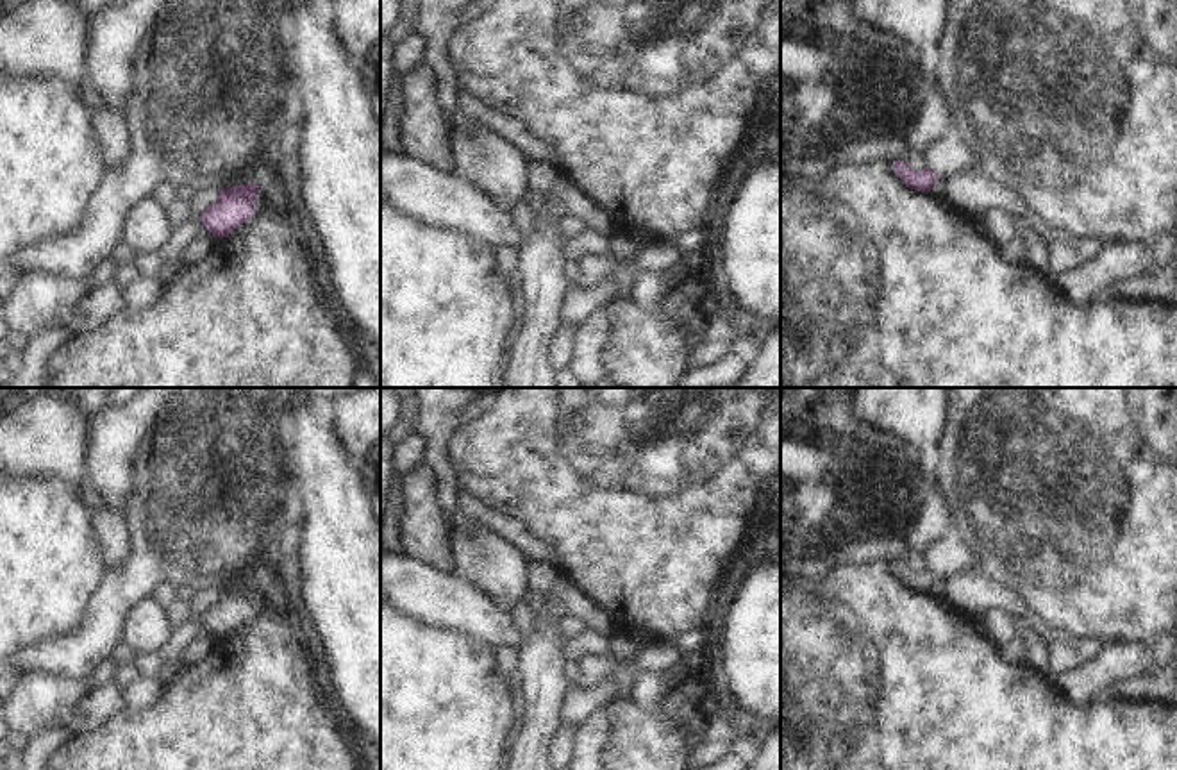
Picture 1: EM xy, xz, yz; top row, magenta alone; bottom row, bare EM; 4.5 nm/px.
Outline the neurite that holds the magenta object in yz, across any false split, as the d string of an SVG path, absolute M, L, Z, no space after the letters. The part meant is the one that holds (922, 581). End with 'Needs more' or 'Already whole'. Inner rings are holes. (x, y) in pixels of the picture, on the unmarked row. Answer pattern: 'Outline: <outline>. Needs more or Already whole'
Outline: M895 561L893 572L907 588L920 593L931 593L934 582L939 581L939 577L929 568L914 572L904 561Z. Already whole.

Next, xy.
Outline: M257 584L220 590L214 604L200 616L205 631L223 640L255 616L255 602L261 591Z. Already whole.

